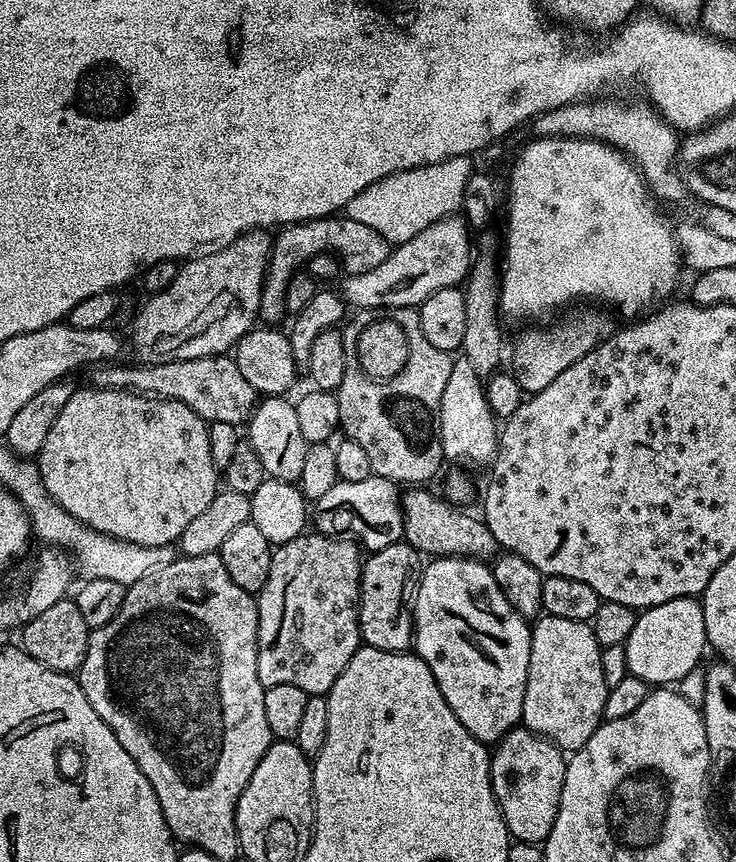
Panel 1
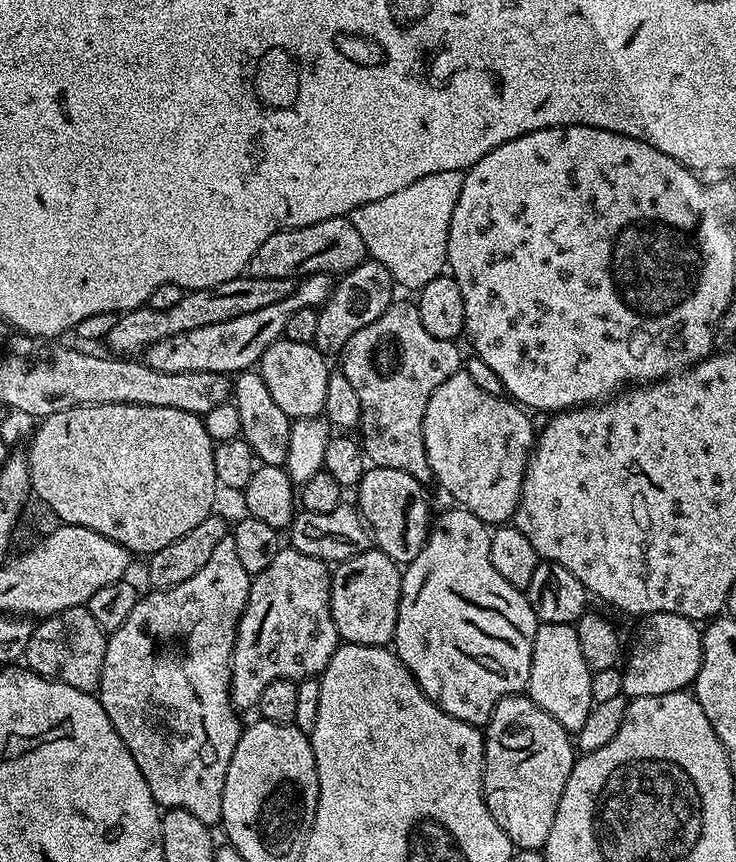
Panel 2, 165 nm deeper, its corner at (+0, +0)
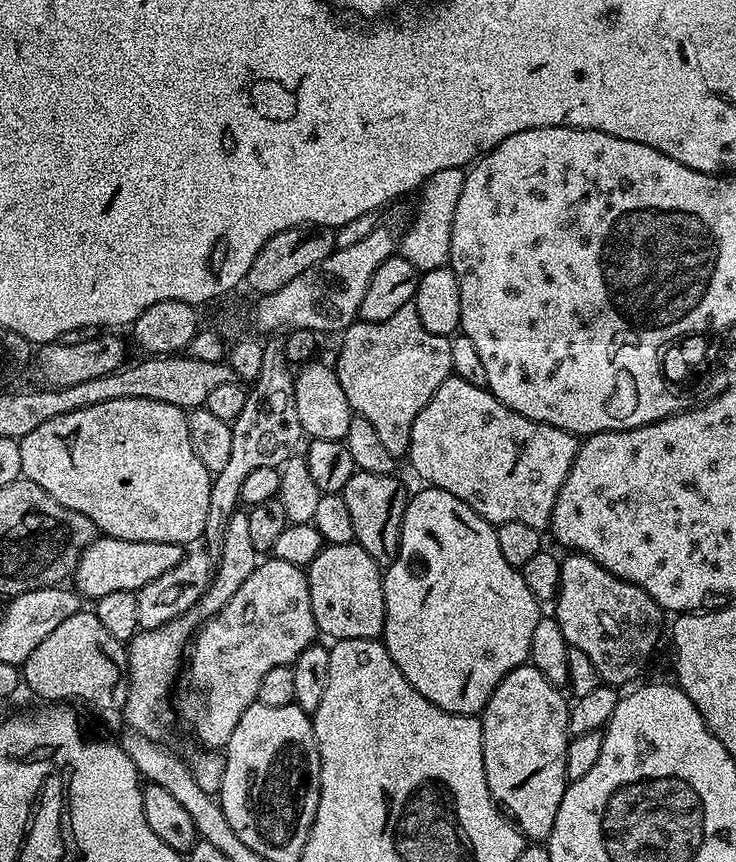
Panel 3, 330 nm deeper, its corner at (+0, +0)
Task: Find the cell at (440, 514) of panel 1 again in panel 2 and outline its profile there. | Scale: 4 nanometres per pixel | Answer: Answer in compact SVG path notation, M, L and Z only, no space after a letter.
M368 466L355 489L354 495L360 503L358 512L371 533L371 543L395 564L411 564L428 543L428 534L434 523L434 511L428 505L424 488L425 485L418 478L406 474L406 470Z

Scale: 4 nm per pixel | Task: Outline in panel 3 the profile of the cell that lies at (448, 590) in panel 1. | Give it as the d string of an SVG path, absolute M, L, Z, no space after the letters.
M424 486L421 489L421 492L413 491L408 497L408 505L404 511L402 530L400 531L400 549L384 572L382 643L384 649L390 654L390 658L394 658L398 670L402 670L406 682L410 682L410 686L414 686L414 690L418 690L418 694L422 694L422 698L434 702L434 706L447 712L453 712L459 716L476 716L483 713L498 682L502 682L502 678L506 678L506 674L510 674L510 670L519 668L529 659L534 626L538 626L538 622L542 619L542 608L537 604L534 594L530 594L530 586L526 586L523 571L517 565L506 562L506 558L502 558L502 549L498 547L496 528L493 525L482 519L474 510L470 510L470 506L466 506L466 502L454 498L454 494L431 486Z

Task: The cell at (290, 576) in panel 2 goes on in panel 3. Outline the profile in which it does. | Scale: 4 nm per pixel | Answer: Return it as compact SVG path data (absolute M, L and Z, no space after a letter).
M268 558L265 562L257 563L256 569L250 574L250 578L246 578L246 582L242 582L242 586L238 586L238 590L234 594L234 598L230 598L230 602L226 602L226 606L215 616L204 621L195 633L194 639L190 644L190 660L192 656L192 665L187 665L186 670L181 671L178 677L178 683L174 688L174 712L180 715L180 720L201 740L203 747L208 750L223 749L230 742L230 734L234 734L234 726L238 726L238 718L242 718L242 714L246 714L246 710L251 704L256 703L256 695L258 694L258 686L262 683L262 677L274 670L274 666L282 666L283 664L291 666L298 658L298 654L302 654L302 650L306 650L318 636L318 629L314 622L314 610L310 610L310 586L308 585L308 574L303 567L291 565L290 562L280 561L275 558Z

